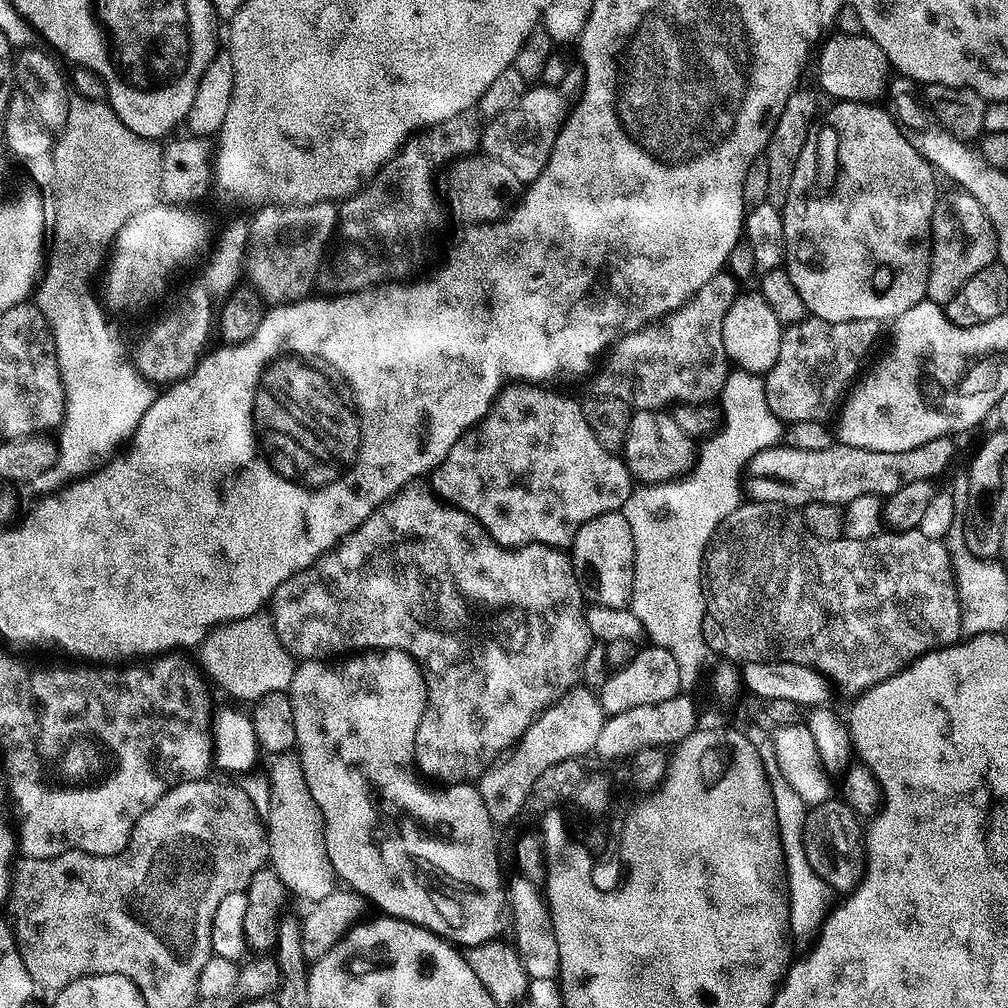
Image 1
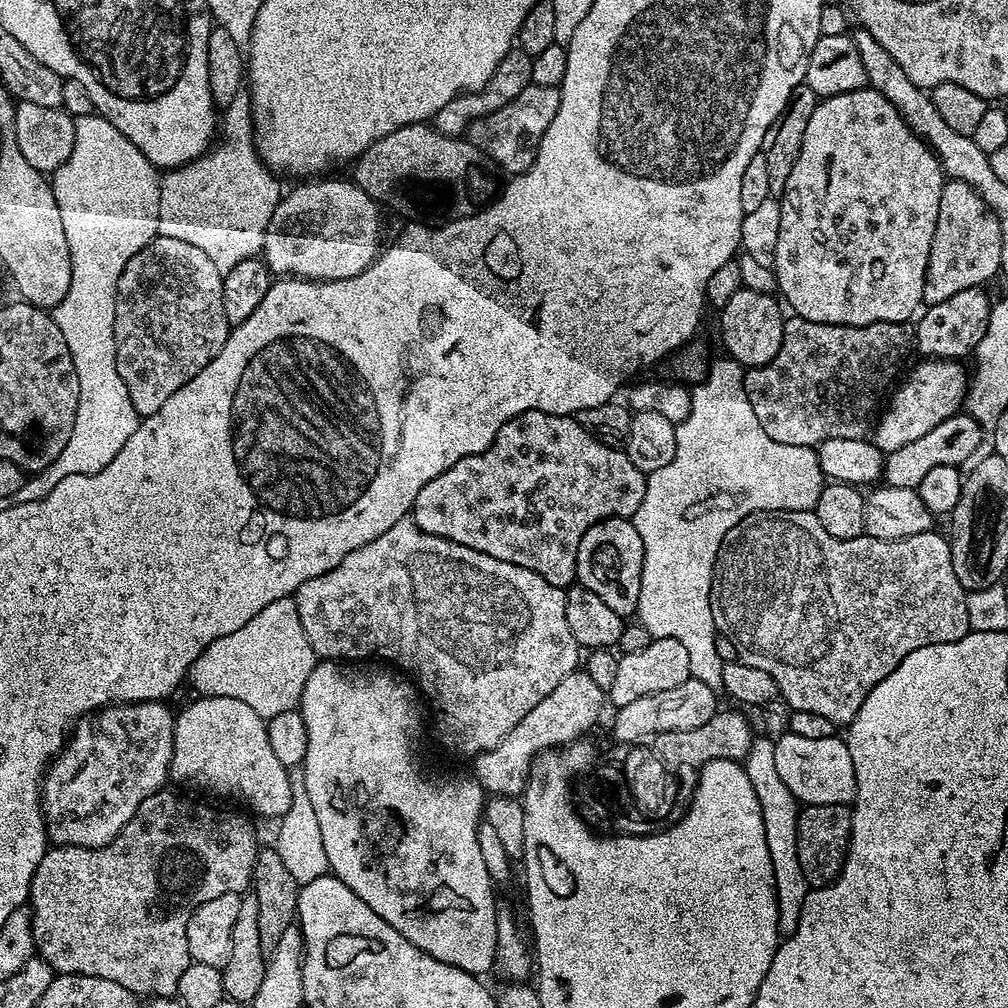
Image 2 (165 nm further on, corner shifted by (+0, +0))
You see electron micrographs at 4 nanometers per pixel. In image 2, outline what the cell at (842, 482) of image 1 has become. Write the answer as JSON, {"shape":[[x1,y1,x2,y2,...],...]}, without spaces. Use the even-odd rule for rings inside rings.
{"shape":[[957,414,946,418,942,422,938,422,938,426,934,426,934,430,922,434,922,438,914,438,914,442,906,442,902,446,898,446,898,450,887,453,883,457,883,483,889,488,919,489,922,478,926,478,926,474,930,474,930,470,934,470,934,466,960,468,964,466,964,463,967,465,981,451,981,449,979,450,980,439,983,436,985,439,986,432,980,429,980,424,974,417,964,415]]}

